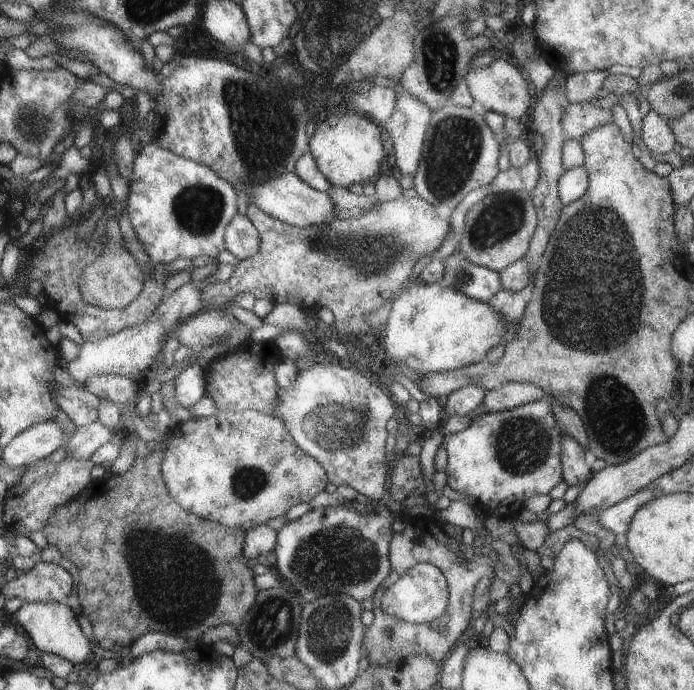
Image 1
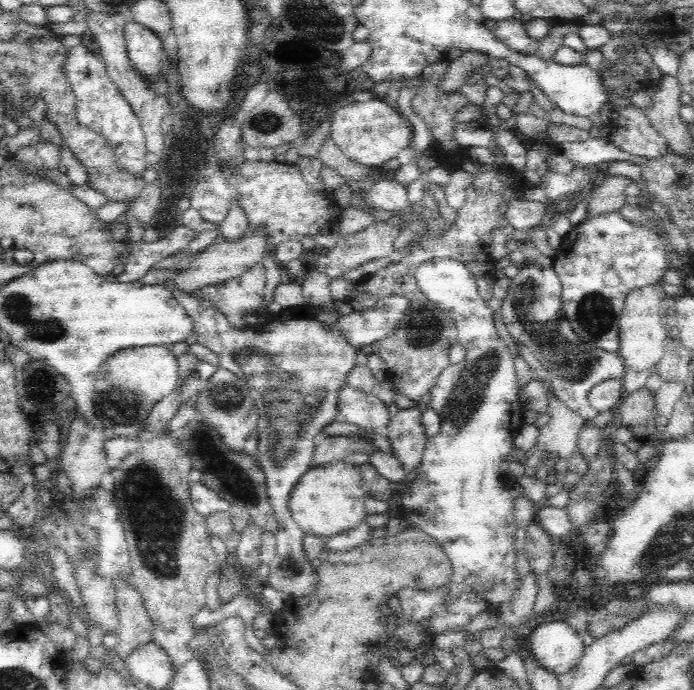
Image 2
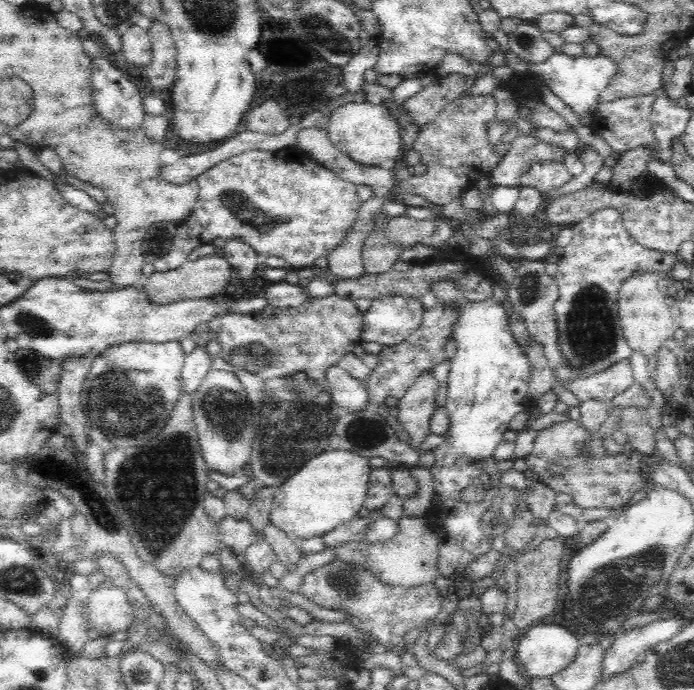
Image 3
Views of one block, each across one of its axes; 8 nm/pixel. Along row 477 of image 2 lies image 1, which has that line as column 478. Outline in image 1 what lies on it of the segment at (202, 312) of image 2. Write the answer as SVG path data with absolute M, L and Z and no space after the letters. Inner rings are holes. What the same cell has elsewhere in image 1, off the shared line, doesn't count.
M454 252L442 260L441 287L457 292L468 300L487 303L499 290L498 274L480 265L472 264Z

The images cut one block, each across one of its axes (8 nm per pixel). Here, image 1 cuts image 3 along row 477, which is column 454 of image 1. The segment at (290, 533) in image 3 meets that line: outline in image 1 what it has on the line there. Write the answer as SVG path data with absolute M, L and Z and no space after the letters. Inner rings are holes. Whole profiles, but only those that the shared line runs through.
M413 280L409 288L400 292L399 297L393 300L389 318L384 325L384 333L379 341L385 353L387 366L393 366L396 371L407 368L425 377L430 373L453 371L482 360L489 348L505 342L504 336L509 332L513 336L514 328L509 331L506 323L503 323L486 303L468 300L465 296L437 283L417 285Z

